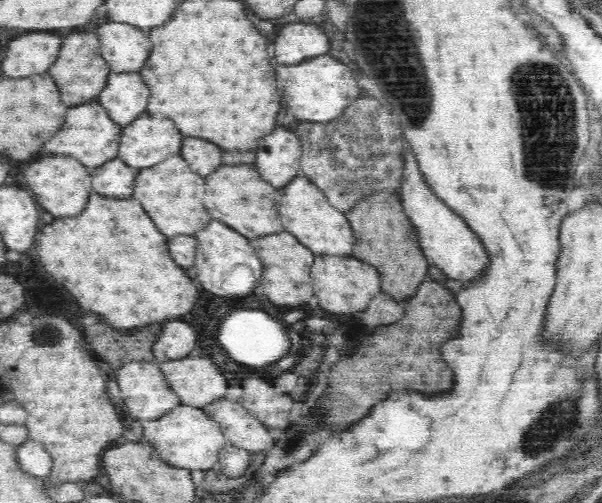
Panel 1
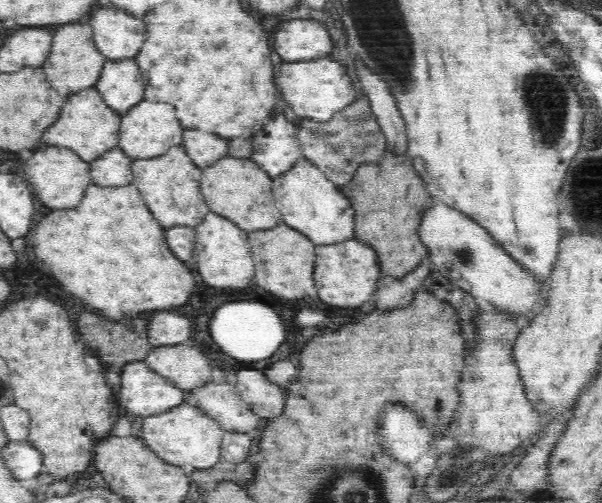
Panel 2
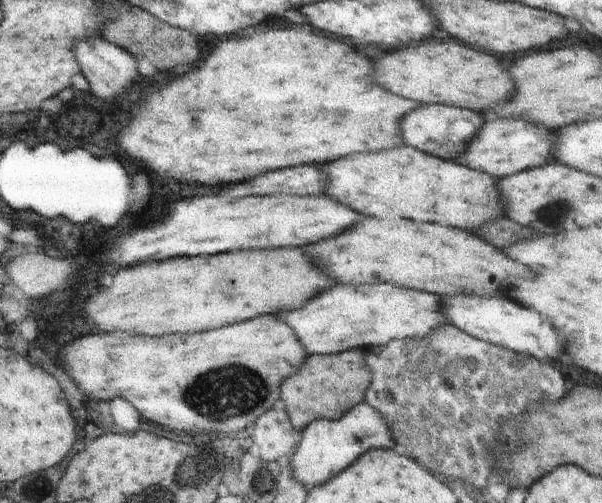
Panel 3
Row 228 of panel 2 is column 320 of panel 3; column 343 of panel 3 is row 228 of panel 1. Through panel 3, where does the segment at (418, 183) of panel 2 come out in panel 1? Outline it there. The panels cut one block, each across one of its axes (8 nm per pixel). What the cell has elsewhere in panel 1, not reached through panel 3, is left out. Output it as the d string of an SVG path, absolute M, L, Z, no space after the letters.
M382 190L366 196L346 216L354 237L351 256L378 269L382 293L388 293L396 301L407 302L414 296L420 283L424 282L430 262L421 252L416 227L406 218L401 198Z

